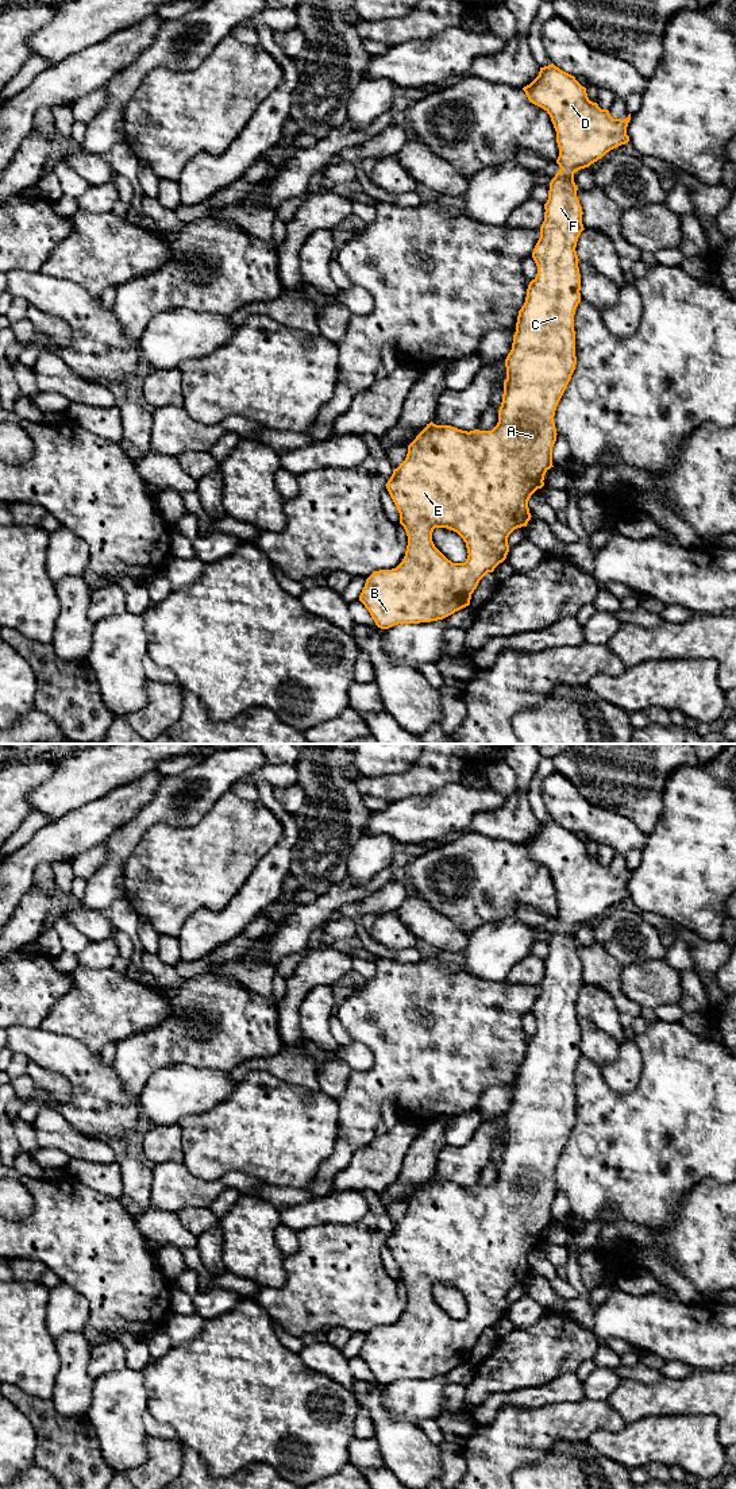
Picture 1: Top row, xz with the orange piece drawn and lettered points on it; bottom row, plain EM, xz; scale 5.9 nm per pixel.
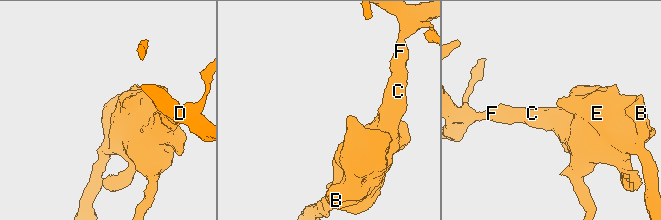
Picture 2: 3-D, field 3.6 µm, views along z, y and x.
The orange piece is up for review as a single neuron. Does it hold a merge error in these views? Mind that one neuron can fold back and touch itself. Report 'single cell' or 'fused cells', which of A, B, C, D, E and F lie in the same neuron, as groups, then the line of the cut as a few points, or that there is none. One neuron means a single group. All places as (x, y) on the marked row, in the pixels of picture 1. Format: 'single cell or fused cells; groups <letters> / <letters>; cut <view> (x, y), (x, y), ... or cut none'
single cell; groups A B C D E F; cut none

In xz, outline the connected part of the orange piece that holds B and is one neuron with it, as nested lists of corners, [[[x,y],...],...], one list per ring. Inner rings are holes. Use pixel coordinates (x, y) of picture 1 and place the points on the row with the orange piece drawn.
[[[554,63],[540,67],[539,76],[523,90],[529,103],[550,115],[559,147],[556,163],[560,169],[550,182],[544,221],[532,252],[537,274],[528,285],[525,302],[519,310],[512,350],[505,359],[506,379],[497,425],[492,431],[467,432],[431,421],[408,445],[405,460],[393,470],[385,485],[400,513],[400,524],[406,532],[408,545],[402,562],[396,568],[374,571],[366,579],[359,595],[359,601],[381,629],[398,624],[443,620],[469,606],[479,580],[506,559],[509,535],[517,528],[527,526],[532,517],[528,501],[537,489],[544,486],[544,475],[554,467],[552,447],[558,435],[554,416],[577,364],[574,315],[581,302],[581,274],[575,247],[585,228],[574,173],[589,167],[610,150],[629,142],[627,127],[631,113],[624,120],[613,119],[608,109],[601,109],[597,103],[589,100],[586,88],[574,76]],[[435,528],[447,528],[463,539],[469,553],[465,563],[452,563],[435,547],[432,541]]]

